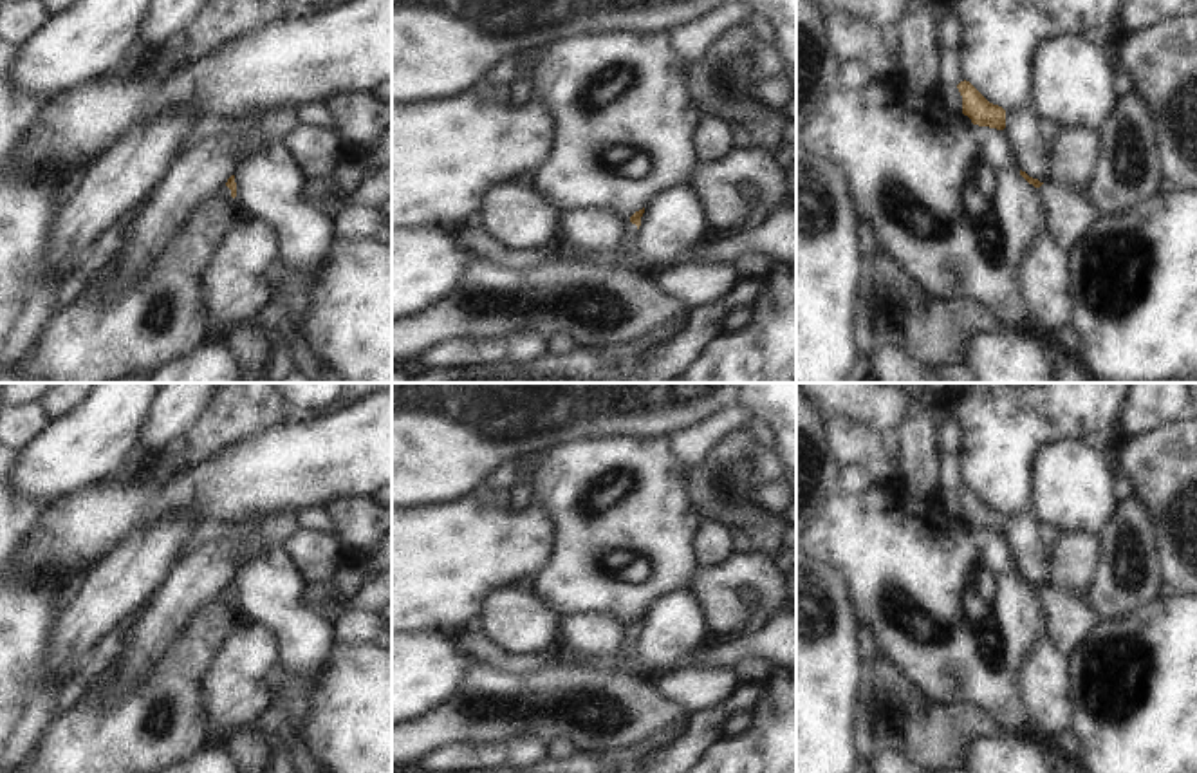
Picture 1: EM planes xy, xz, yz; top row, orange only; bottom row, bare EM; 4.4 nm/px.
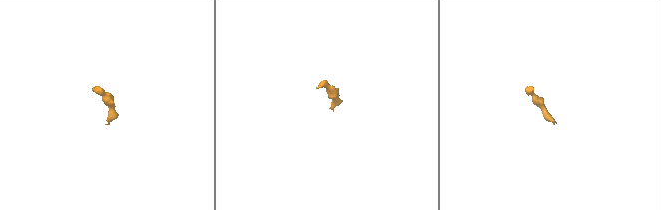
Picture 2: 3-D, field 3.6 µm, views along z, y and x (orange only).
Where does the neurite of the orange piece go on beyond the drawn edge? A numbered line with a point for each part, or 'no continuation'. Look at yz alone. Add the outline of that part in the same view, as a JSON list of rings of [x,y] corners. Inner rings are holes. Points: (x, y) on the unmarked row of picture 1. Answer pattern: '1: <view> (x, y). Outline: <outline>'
1: yz (1069, 616). Outline: [[[1044,587],[1038,592],[1047,623],[1047,638],[1069,656],[1076,643],[1100,621],[1087,596]]]

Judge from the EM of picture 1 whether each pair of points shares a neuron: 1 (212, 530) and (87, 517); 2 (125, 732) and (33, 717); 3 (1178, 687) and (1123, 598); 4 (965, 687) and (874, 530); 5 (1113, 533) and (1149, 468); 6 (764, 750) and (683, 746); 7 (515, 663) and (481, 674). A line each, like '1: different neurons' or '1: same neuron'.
1: different neurons
2: different neurons
3: different neurons
4: same neuron
5: different neurons
6: different neurons
7: different neurons

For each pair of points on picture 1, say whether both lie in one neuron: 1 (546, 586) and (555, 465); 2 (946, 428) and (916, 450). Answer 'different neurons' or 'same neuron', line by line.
1: same neuron
2: different neurons

